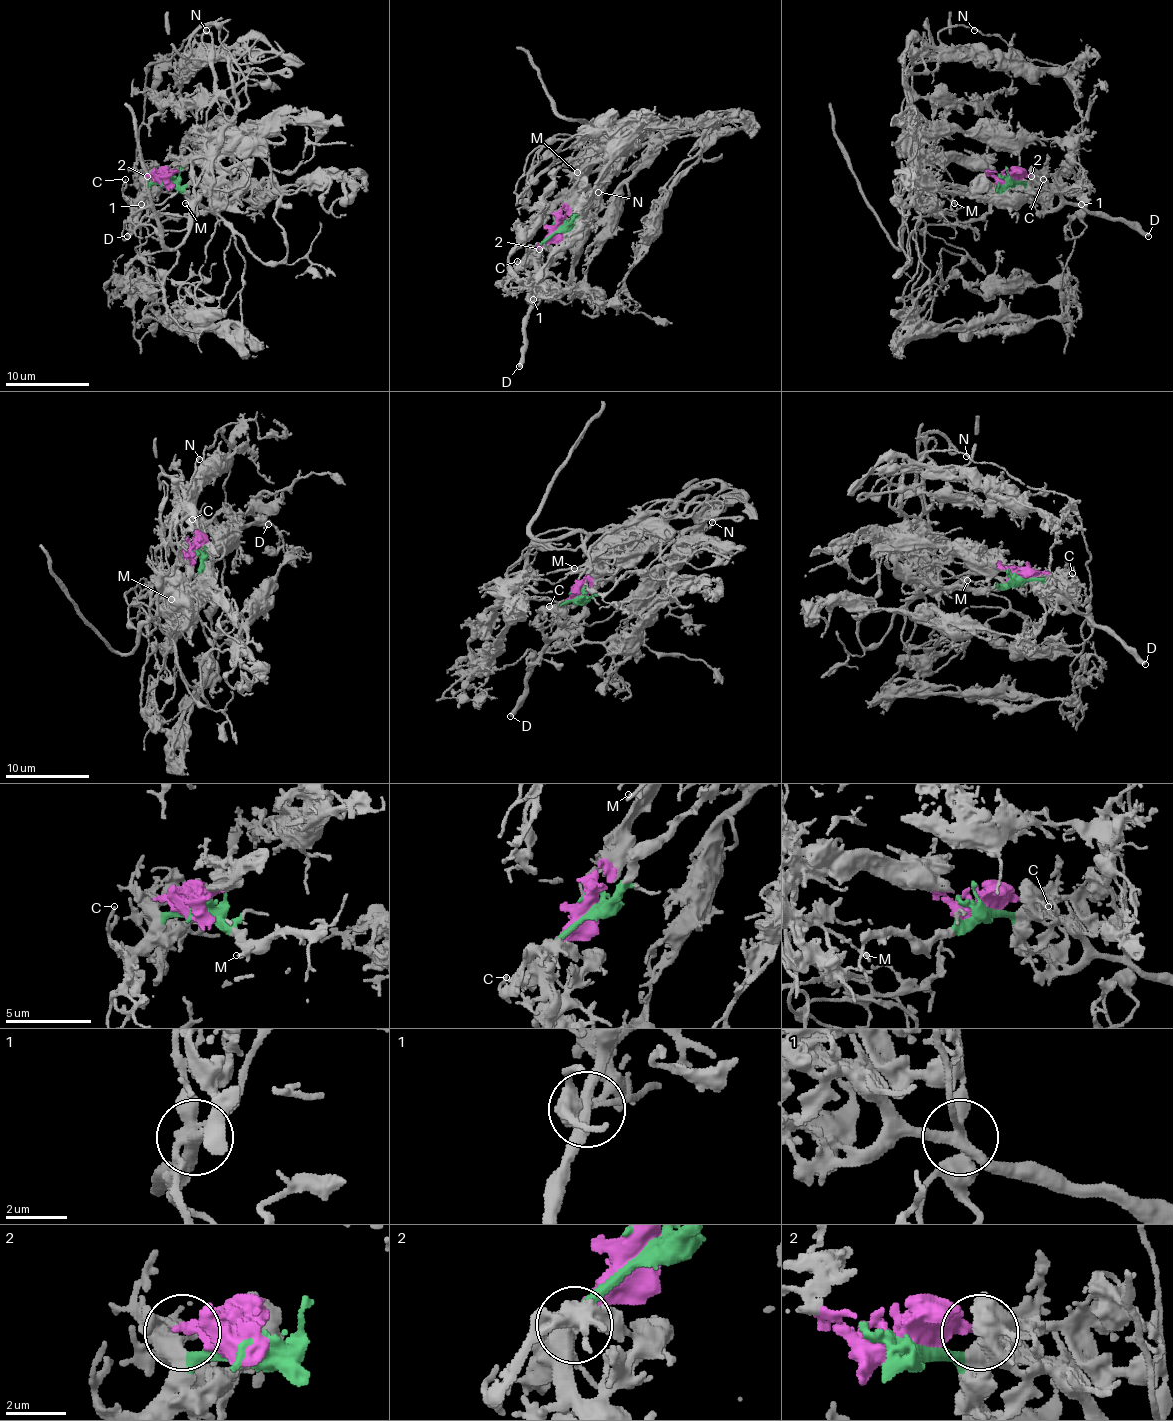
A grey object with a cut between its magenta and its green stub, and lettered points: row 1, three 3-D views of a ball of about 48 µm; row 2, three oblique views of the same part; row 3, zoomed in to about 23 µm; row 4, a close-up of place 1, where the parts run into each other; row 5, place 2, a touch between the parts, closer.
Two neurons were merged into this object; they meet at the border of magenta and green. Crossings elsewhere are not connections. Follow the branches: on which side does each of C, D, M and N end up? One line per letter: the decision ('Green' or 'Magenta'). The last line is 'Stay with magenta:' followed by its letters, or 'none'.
C: Green
D: Green
M: Green
N: Magenta
Stay with magenta: N

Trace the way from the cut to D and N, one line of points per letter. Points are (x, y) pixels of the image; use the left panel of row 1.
D: (163, 178), (147, 185), (149, 197), (136, 212), (128, 237)
N: (163, 178), (138, 174), (136, 145), (145, 112), (145, 70), (170, 59), (190, 36), (205, 30)

